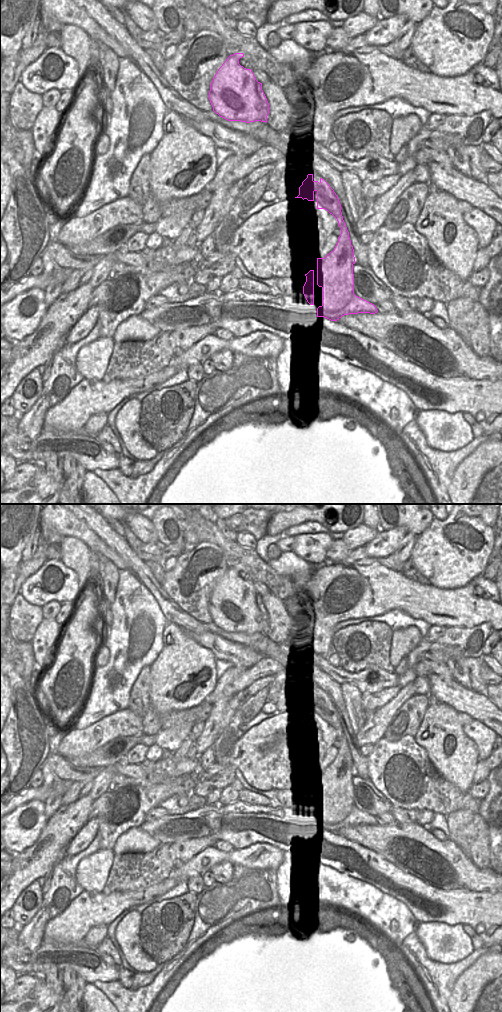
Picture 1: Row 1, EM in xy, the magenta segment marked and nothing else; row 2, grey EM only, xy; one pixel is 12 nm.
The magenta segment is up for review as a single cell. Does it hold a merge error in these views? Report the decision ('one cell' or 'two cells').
two cells

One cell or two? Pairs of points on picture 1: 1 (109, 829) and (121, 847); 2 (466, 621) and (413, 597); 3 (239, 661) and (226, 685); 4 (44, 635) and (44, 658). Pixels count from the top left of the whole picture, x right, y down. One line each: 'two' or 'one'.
1: two
2: one
3: two
4: one

